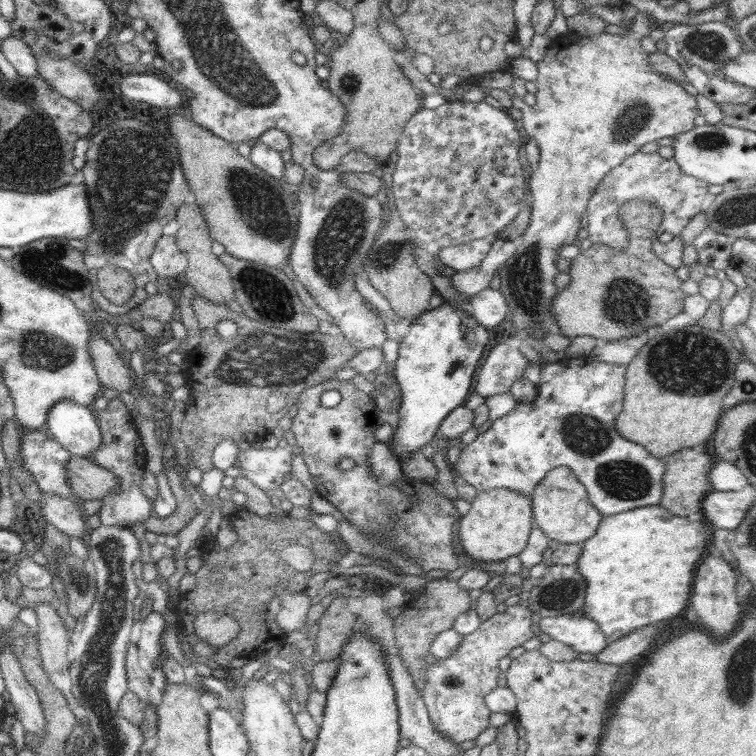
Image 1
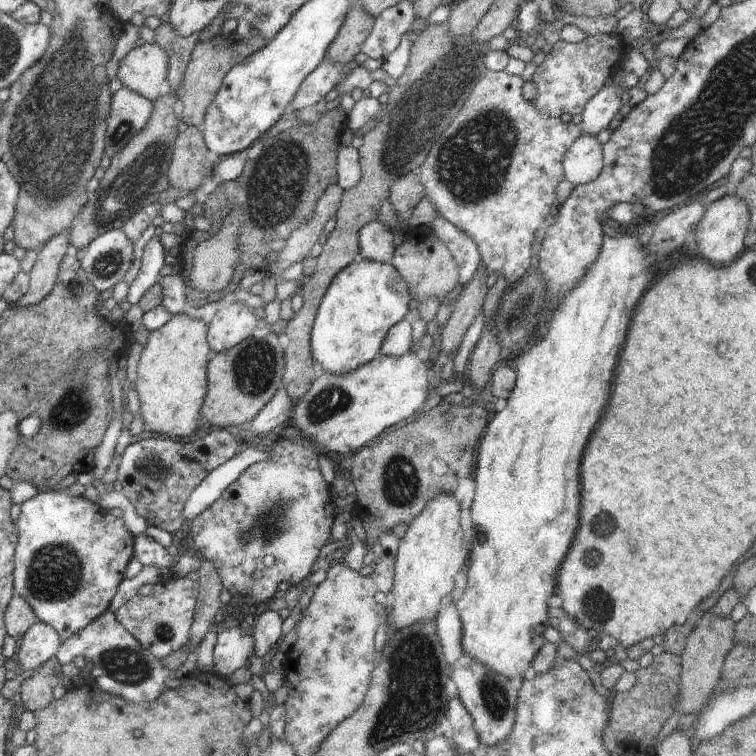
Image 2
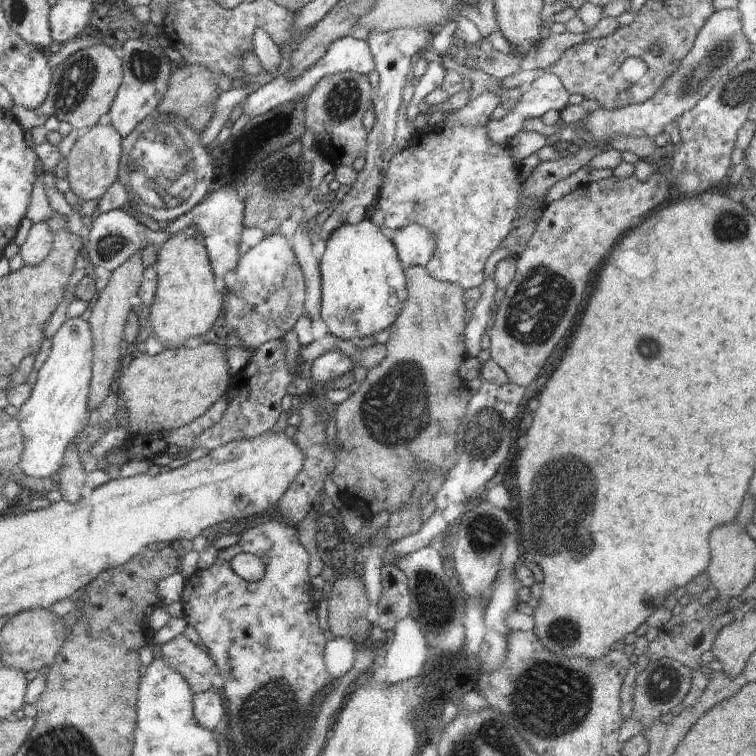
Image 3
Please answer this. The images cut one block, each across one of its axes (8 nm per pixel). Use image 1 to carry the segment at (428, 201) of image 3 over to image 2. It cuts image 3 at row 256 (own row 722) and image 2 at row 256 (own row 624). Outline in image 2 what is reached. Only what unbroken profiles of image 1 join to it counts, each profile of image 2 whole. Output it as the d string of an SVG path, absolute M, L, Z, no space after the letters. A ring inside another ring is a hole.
M485 70L483 75L476 81L470 96L465 102L462 102L460 112L456 115L452 124L447 126L446 130L434 141L432 148L428 151L426 160L420 165L420 168L414 172L415 179L423 186L424 197L430 200L430 204L436 208L439 216L446 218L446 220L448 220L450 224L454 224L462 234L470 236L470 238L476 242L483 271L488 275L494 274L494 276L502 276L502 278L506 280L506 289L508 290L516 285L525 276L526 272L529 272L531 269L532 262L530 262L530 258L533 256L532 242L534 242L534 232L544 225L546 216L548 216L550 210L552 210L552 204L557 202L556 186L565 179L563 160L566 151L574 144L574 141L582 135L579 125L575 125L571 122L564 123L559 117L551 117L536 110L536 107L522 95L524 82L520 75L512 75L506 70Z

